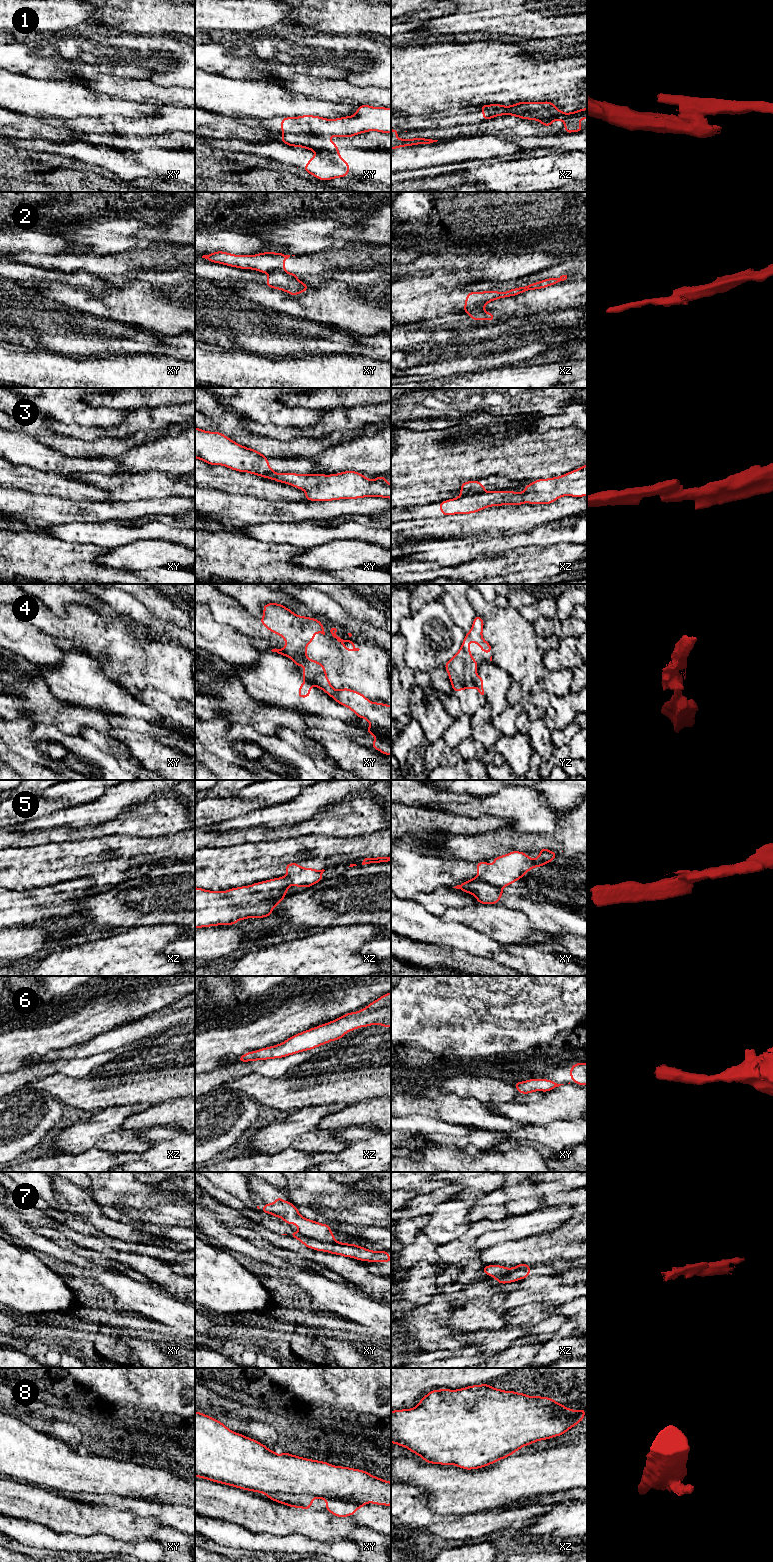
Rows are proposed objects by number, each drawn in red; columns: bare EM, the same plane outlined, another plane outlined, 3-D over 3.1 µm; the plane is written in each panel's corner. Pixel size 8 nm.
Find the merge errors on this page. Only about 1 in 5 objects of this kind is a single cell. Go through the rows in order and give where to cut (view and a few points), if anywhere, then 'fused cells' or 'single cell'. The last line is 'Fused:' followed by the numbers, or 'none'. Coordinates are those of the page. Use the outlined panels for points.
1: xy (283, 132), (310, 134) | fused cells
2: xy (271, 271), (281, 271), (296, 277) | fused cells
3: xz (484, 491), (478, 494), (461, 496) | fused cells
4: xy (309, 670), (315, 674), (321, 674), (328, 681) | fused cells
5: xy (476, 877), (500, 888) | fused cells
6: no cut | single cell
7: xy (298, 1233), (316, 1240), (335, 1241) | fused cells
8: no cut | single cell
Fused: 1, 2, 3, 4, 5, 7

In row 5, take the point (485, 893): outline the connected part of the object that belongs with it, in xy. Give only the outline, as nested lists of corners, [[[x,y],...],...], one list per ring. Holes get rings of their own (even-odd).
[[[472,878],[453,888],[473,894],[477,899],[477,903],[481,904],[497,904],[503,895],[501,888],[479,878]]]

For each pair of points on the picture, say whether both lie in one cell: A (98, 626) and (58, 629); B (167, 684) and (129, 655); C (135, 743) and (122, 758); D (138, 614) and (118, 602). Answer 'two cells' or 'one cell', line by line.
A: one cell
B: one cell
C: two cells
D: one cell

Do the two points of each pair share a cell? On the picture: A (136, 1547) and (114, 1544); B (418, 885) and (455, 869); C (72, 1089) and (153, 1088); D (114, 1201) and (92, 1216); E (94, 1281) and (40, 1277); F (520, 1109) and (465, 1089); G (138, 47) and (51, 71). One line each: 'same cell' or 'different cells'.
A: same cell
B: same cell
C: same cell
D: different cells
E: different cells
F: different cells
G: same cell

